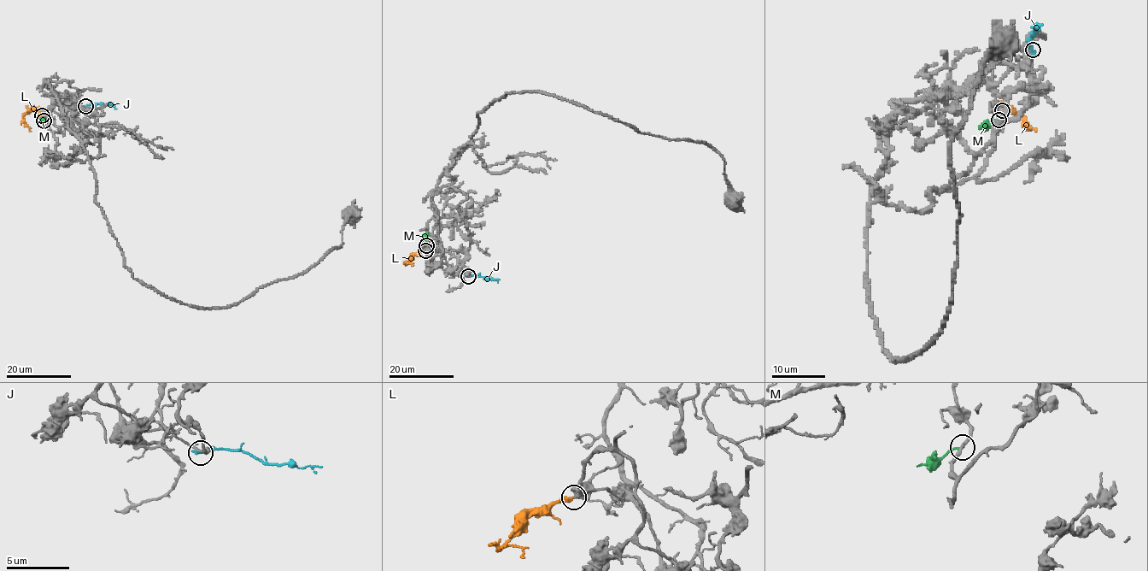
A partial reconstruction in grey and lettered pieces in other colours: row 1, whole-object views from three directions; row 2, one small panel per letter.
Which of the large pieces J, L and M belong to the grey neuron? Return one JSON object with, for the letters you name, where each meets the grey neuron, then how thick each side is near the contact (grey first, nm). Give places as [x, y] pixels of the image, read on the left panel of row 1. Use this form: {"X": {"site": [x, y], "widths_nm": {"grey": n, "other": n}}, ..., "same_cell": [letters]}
{"L": {"site": [42, 115], "widths_nm": {"grey": 220, "other": 360}}, "same_cell": ["L"]}

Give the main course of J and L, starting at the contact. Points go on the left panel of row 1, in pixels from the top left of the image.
J: (84, 106), (112, 103), (116, 109)
L: (42, 115), (37, 108), (24, 113), (23, 120), (30, 131)

